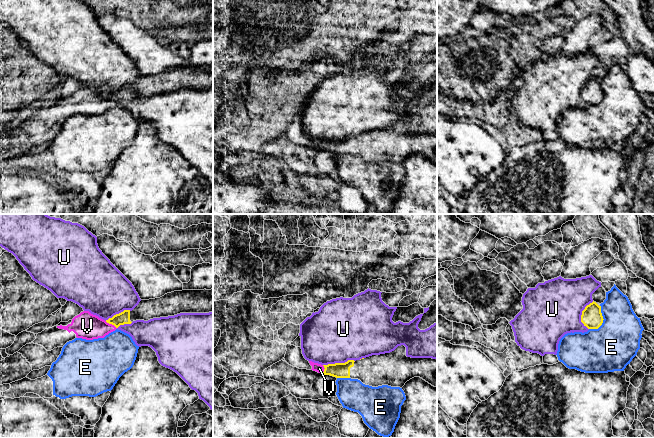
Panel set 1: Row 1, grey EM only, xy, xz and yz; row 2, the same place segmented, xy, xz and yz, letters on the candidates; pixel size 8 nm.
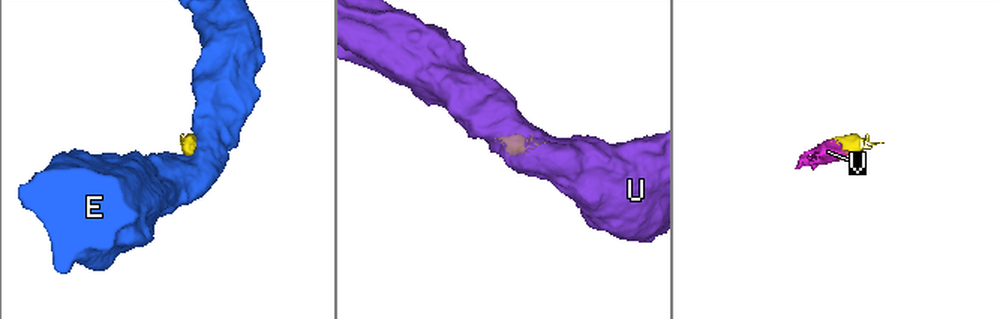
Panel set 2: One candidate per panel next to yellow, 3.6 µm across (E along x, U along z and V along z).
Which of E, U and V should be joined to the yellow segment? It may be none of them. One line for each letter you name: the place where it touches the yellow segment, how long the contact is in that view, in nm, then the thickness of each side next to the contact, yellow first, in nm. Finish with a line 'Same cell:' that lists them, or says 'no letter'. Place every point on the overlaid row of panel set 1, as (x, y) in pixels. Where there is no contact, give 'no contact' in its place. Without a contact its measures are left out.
V: meets yellow in xy at (111, 323); contact 110 nm long; 100 nm thick on the yellow side, 220 nm on the other
Same cell: V

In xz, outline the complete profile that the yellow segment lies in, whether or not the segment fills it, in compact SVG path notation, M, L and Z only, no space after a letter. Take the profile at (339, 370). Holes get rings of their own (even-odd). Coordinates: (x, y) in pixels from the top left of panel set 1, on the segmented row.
M398 346L390 353L372 355L360 360L348 360L345 363L321 365L309 361L313 371L336 378L358 379L363 384L372 387L388 385L402 388L407 381L414 377L420 377L434 387L437 387L437 359L411 358L406 356L406 347Z

